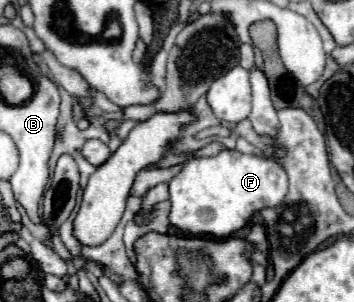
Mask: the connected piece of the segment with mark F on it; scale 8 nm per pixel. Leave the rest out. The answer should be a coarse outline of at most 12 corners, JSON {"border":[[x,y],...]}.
{"border":[[224,150],[170,182],[170,224],[230,238],[278,206],[288,176]]}

